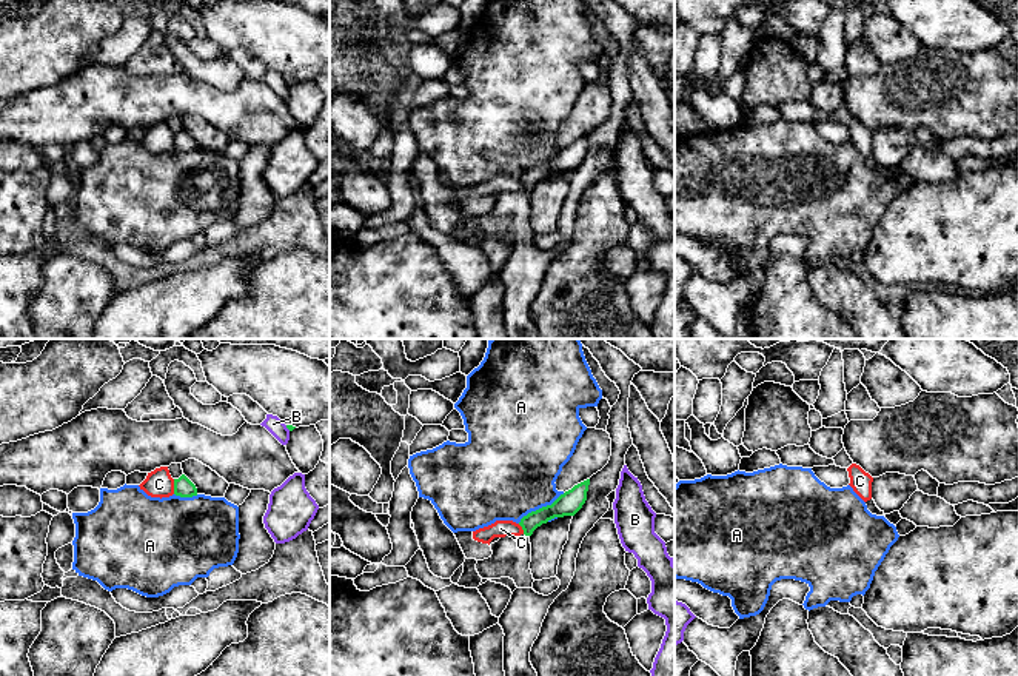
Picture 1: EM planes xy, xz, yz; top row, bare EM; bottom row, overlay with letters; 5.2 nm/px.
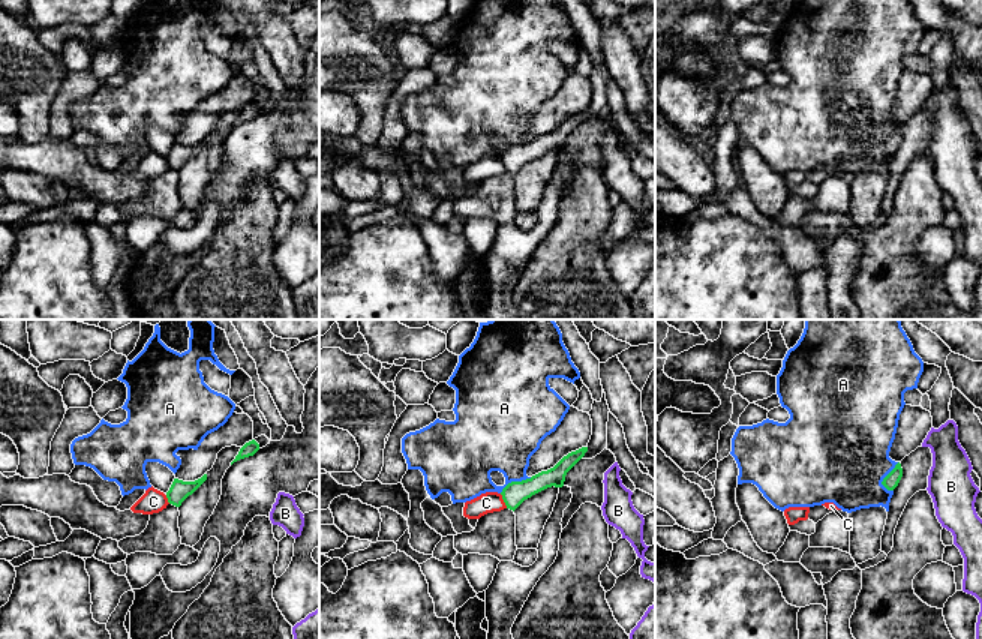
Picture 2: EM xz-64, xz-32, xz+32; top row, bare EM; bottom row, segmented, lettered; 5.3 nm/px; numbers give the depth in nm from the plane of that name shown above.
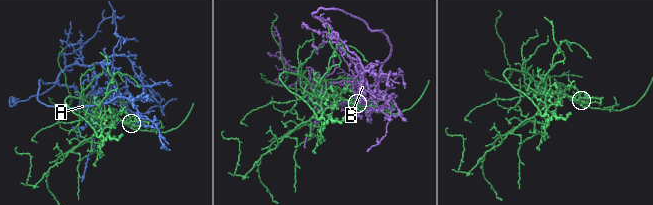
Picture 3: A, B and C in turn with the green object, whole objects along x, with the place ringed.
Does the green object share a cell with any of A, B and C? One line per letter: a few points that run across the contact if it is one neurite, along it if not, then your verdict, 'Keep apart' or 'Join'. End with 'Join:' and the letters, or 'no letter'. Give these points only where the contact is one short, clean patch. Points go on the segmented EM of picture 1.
A: Keep apart
B: Keep apart
C: Line: xy (173, 479), (174, 493). Keep apart
Join: no letter

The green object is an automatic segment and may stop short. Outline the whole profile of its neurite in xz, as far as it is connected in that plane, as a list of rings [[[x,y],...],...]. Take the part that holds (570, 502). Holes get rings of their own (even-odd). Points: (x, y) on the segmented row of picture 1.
[[[590,479],[574,485],[571,490],[561,494],[551,505],[542,507],[528,513],[519,522],[525,536],[554,517],[574,516],[587,500]]]

